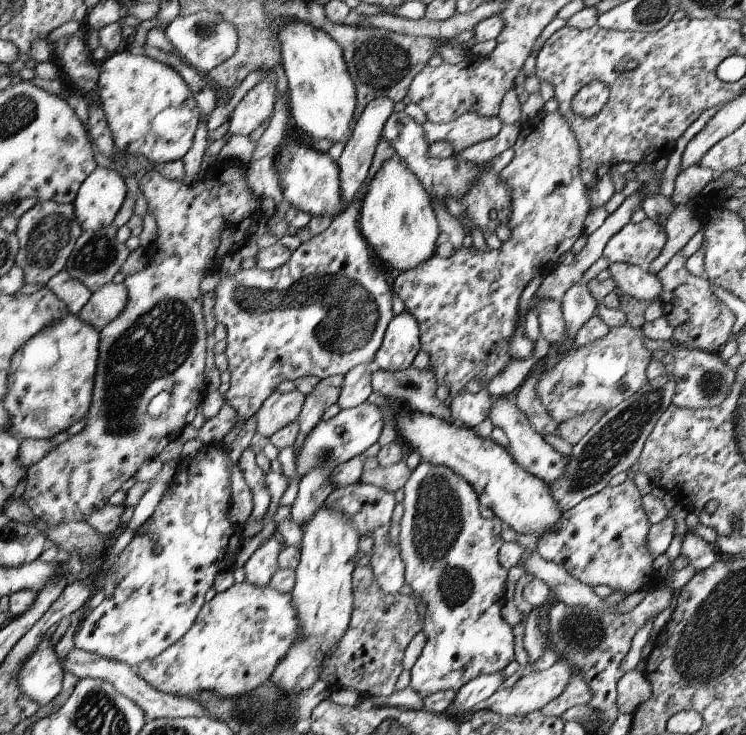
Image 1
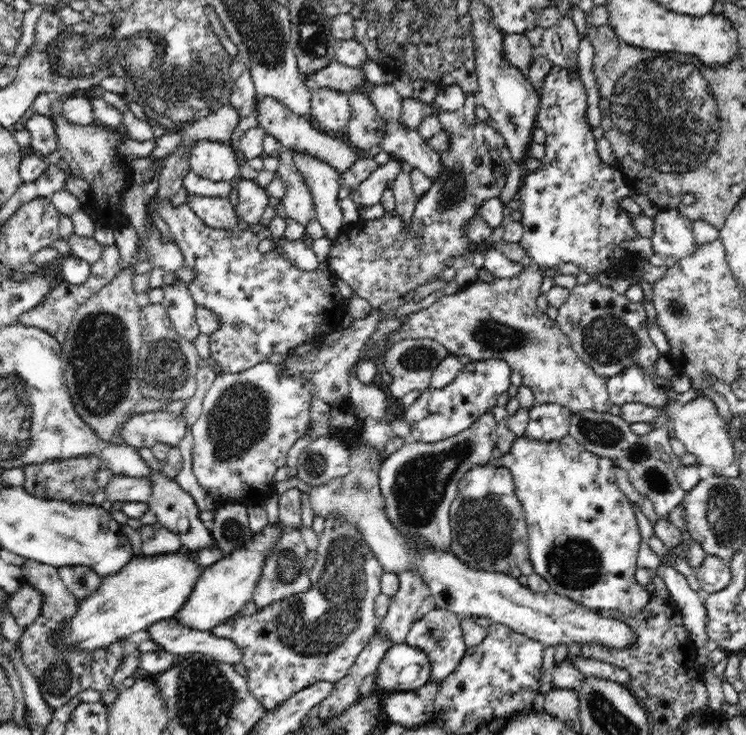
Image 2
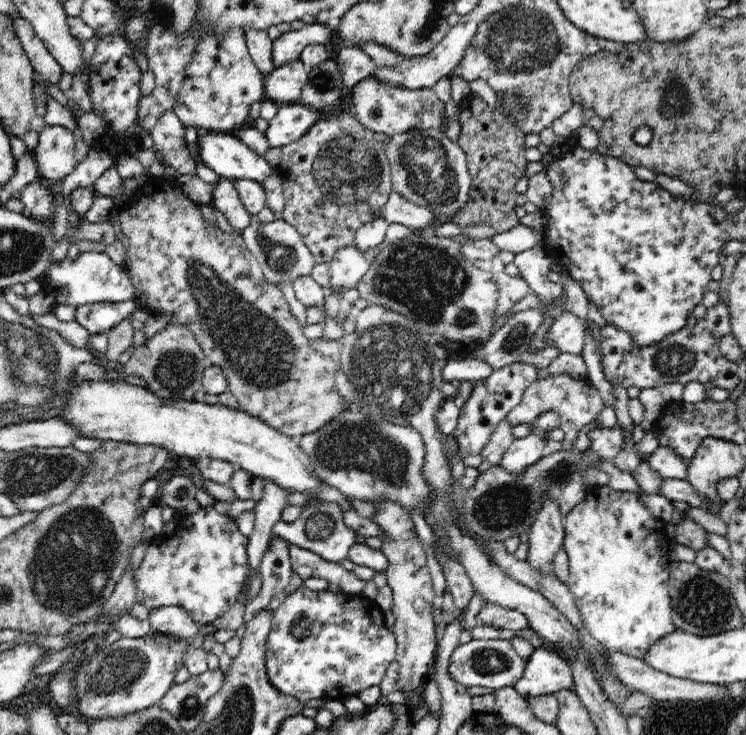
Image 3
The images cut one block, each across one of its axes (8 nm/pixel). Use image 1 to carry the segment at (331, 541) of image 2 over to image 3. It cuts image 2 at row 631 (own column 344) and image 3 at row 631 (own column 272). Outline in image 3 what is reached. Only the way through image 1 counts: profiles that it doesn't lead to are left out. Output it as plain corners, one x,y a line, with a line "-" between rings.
306,586
298,588
294,596
288,596
282,606
274,610
272,630
266,642
266,674
270,686
280,694
298,698
306,704
312,698
342,700
356,696
372,686
380,686
392,662
396,662
396,636
384,626
384,610
366,594
332,594
314,592

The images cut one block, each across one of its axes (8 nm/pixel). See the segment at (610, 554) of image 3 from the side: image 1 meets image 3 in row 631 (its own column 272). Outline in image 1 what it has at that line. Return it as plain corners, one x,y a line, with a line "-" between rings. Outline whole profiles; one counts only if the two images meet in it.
243,580
241,584
233,584
225,592
219,592
209,602
205,602
193,626
179,642
169,646
151,662
141,662
133,670
151,688
177,698
195,698
201,690
211,690
221,698
235,698
265,684
271,678
275,666
281,664
285,656
289,656
289,650
301,638
303,632
297,618
297,606
293,604
291,594
283,594
277,588
271,588
269,584
261,588

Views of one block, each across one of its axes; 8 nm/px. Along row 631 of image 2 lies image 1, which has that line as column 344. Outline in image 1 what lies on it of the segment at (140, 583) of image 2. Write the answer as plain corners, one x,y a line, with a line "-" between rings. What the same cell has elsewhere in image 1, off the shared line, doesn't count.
291,22
279,30
281,42
281,68
287,76
287,106
289,116
297,130
309,136
313,142
329,140
341,142
351,124
357,106
357,92
353,78
347,72
343,52
339,44
323,30
313,28
309,22

